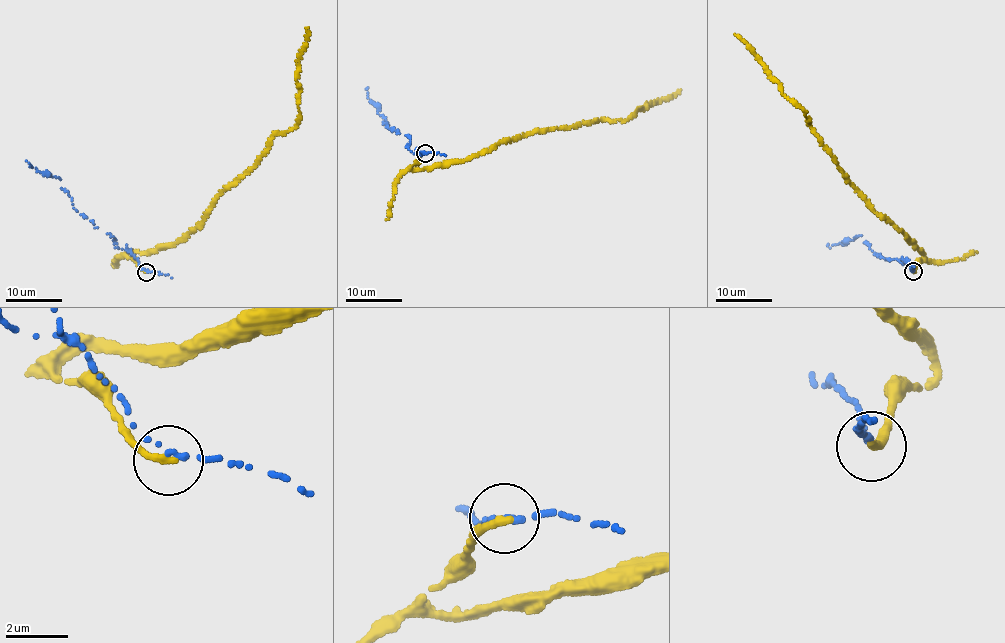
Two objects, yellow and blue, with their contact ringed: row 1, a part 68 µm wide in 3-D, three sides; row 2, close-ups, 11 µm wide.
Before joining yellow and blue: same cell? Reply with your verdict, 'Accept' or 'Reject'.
Reject

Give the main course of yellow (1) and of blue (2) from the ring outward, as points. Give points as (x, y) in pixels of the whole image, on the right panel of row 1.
1: (914, 271), (924, 260), (924, 255), (851, 184), (804, 112), (783, 93), (764, 64), (735, 35)
2: (912, 271), (907, 260), (903, 263), (874, 253), (862, 236), (829, 247), (827, 244)

